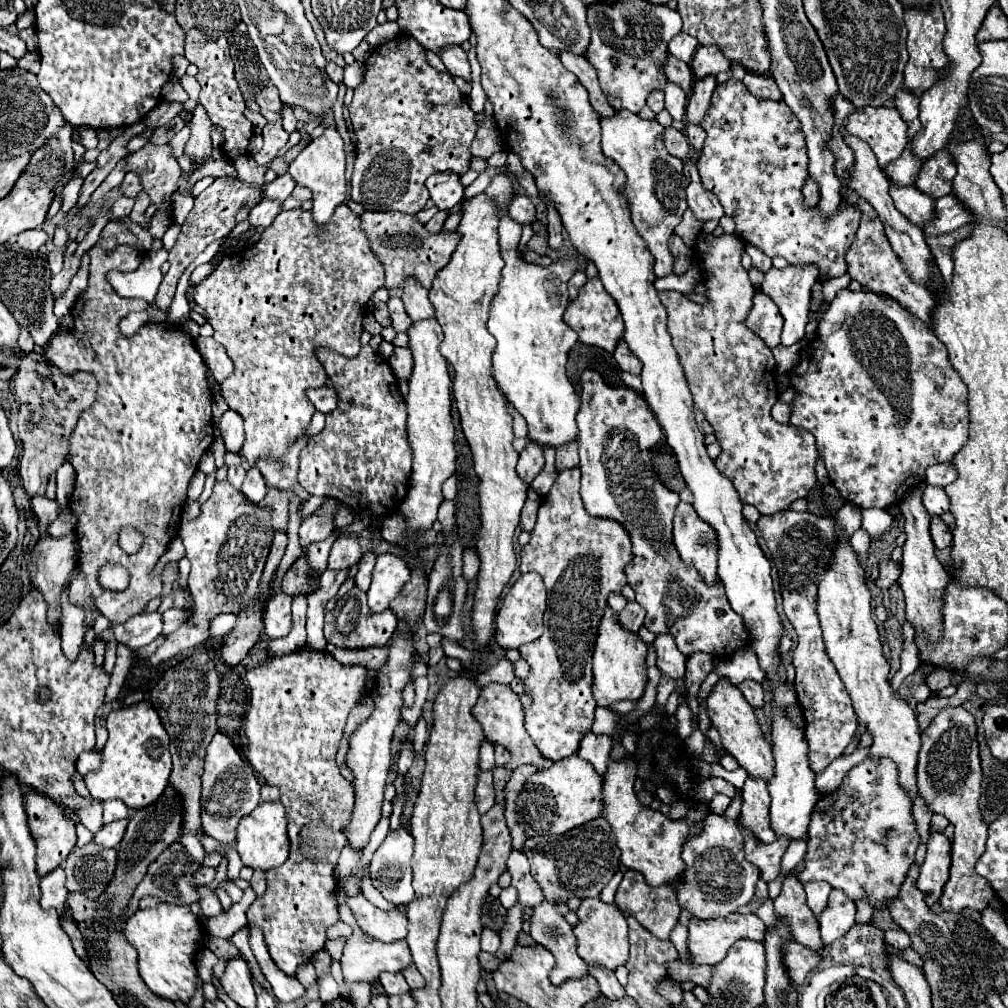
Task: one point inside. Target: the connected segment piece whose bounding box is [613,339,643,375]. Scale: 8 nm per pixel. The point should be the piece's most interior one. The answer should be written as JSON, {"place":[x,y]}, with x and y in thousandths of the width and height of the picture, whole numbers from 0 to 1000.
{"place":[622,358]}

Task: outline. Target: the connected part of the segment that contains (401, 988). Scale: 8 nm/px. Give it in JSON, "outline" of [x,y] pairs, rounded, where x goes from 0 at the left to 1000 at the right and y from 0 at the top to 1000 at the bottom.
{"outline":[[[380,965],[376,969],[376,975],[380,977],[380,981],[382,981],[384,987],[400,987],[400,985],[406,985],[406,977],[404,977],[404,973],[400,971],[398,965]]]}

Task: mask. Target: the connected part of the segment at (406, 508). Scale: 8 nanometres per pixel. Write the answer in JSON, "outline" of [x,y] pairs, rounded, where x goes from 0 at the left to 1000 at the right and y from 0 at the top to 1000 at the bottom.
{"outline":[[[424,316],[420,320],[410,320],[404,328],[406,346],[410,348],[410,370],[406,376],[404,400],[404,430],[410,443],[410,471],[408,485],[400,495],[396,507],[402,511],[406,527],[426,525],[434,515],[434,505],[439,497],[438,481],[443,473],[451,469],[451,424],[447,412],[447,374],[441,354],[436,350],[436,340],[439,338],[439,328],[434,316]]]}

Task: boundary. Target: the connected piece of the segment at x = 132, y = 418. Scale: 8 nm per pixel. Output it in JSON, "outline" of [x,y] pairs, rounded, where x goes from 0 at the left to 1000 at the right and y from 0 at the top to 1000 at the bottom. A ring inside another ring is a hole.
{"outline":[[[114,237],[98,239],[90,249],[88,285],[72,303],[74,326],[70,330],[59,330],[49,338],[45,354],[55,360],[63,370],[88,368],[96,374],[96,400],[92,400],[78,414],[76,424],[70,432],[70,447],[66,457],[74,463],[76,477],[74,487],[68,495],[70,507],[76,511],[76,535],[78,535],[78,572],[70,576],[70,596],[86,604],[86,622],[92,622],[94,610],[90,608],[90,592],[94,602],[112,618],[124,618],[128,612],[142,606],[142,602],[160,588],[160,572],[150,570],[154,559],[162,551],[166,539],[176,531],[180,517],[180,503],[186,495],[186,481],[189,471],[195,467],[197,455],[207,447],[211,432],[211,410],[209,410],[209,386],[207,386],[207,362],[193,346],[193,338],[182,326],[166,320],[144,320],[130,336],[122,334],[116,326],[122,313],[139,310],[146,305],[142,297],[120,295],[106,279],[108,269],[134,269],[142,251],[118,243]],[[122,523],[132,523],[142,529],[142,541],[136,549],[126,551],[118,543],[118,529]],[[104,561],[120,561],[128,566],[128,582],[124,586],[108,586],[98,578],[98,566]]]}

